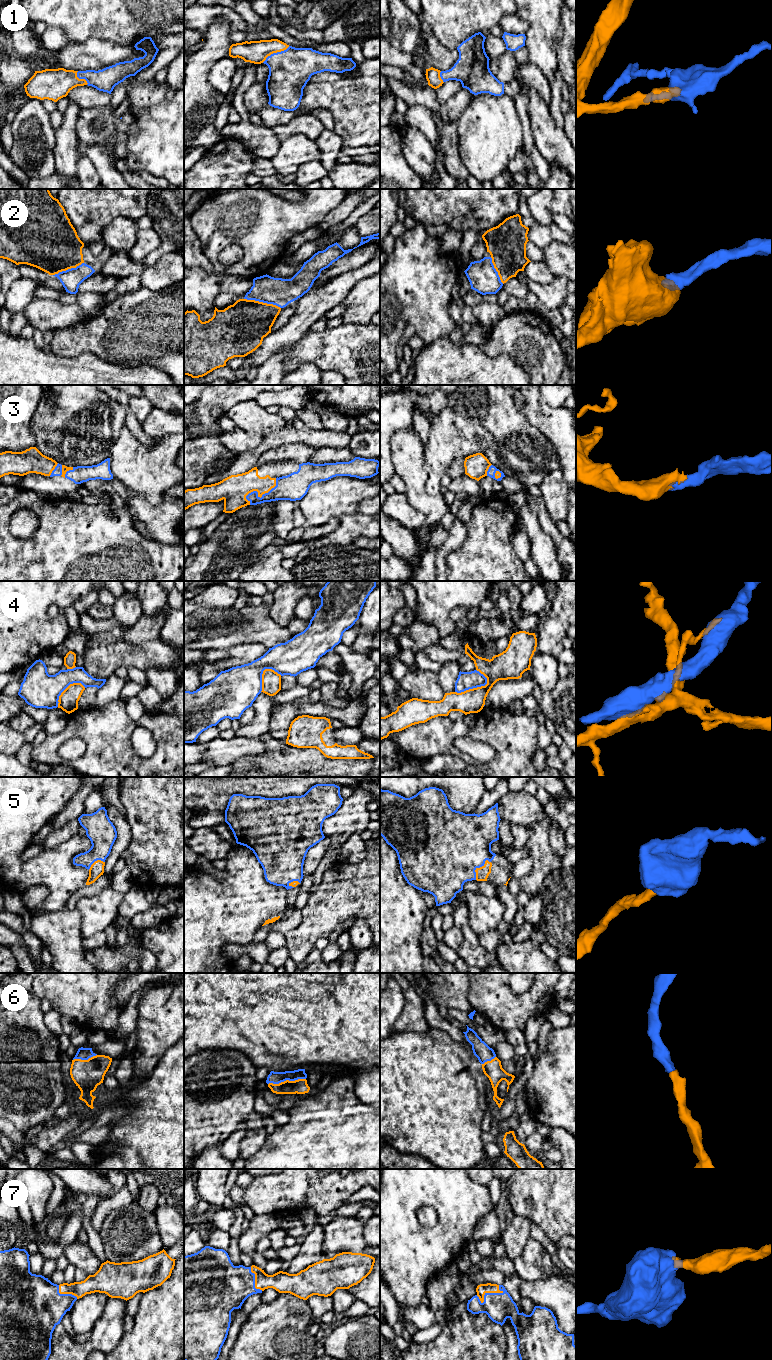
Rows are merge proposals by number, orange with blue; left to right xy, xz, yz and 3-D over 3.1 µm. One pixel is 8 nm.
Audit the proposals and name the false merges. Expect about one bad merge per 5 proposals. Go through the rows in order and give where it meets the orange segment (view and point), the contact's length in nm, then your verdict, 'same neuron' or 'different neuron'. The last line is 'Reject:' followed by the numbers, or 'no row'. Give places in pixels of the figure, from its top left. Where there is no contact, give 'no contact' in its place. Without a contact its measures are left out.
1: xz (275, 52) | 260 nm | same neuron
2: xz (262, 302) | 300 nm | same neuron
3: xz (259, 496) | 300 nm | same neuron
4: yz (473, 688) | 280 nm | different neuron
5: yz (478, 868) | 200 nm | same neuron
6: xz (286, 1080) | 300 nm | same neuron
7: yz (486, 1292) | 220 nm | same neuron
Reject: 4

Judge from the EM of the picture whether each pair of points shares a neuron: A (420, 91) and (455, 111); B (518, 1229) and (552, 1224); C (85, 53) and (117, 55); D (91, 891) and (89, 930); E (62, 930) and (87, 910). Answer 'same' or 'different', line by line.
A: same
B: different
C: same
D: different
E: different

